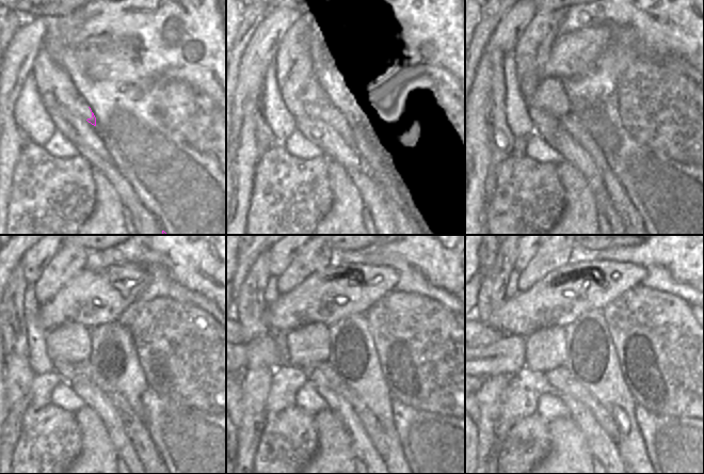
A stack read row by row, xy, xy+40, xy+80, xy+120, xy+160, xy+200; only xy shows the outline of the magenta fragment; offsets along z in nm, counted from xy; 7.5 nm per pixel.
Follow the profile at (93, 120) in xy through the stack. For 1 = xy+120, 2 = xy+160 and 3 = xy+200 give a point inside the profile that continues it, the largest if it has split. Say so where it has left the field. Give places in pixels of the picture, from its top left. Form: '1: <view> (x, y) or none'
1: xy+120 (134, 426)
2: xy+160 (321, 374)
3: xy+200 (561, 380)

